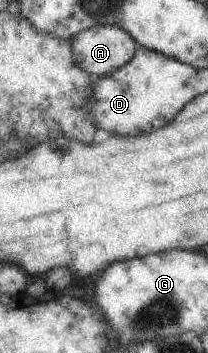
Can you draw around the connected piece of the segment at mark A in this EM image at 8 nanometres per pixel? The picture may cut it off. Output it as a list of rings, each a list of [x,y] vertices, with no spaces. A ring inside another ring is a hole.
[[[108,24],[82,30],[70,41],[74,63],[93,78],[113,74],[126,65],[139,46],[127,31]]]

